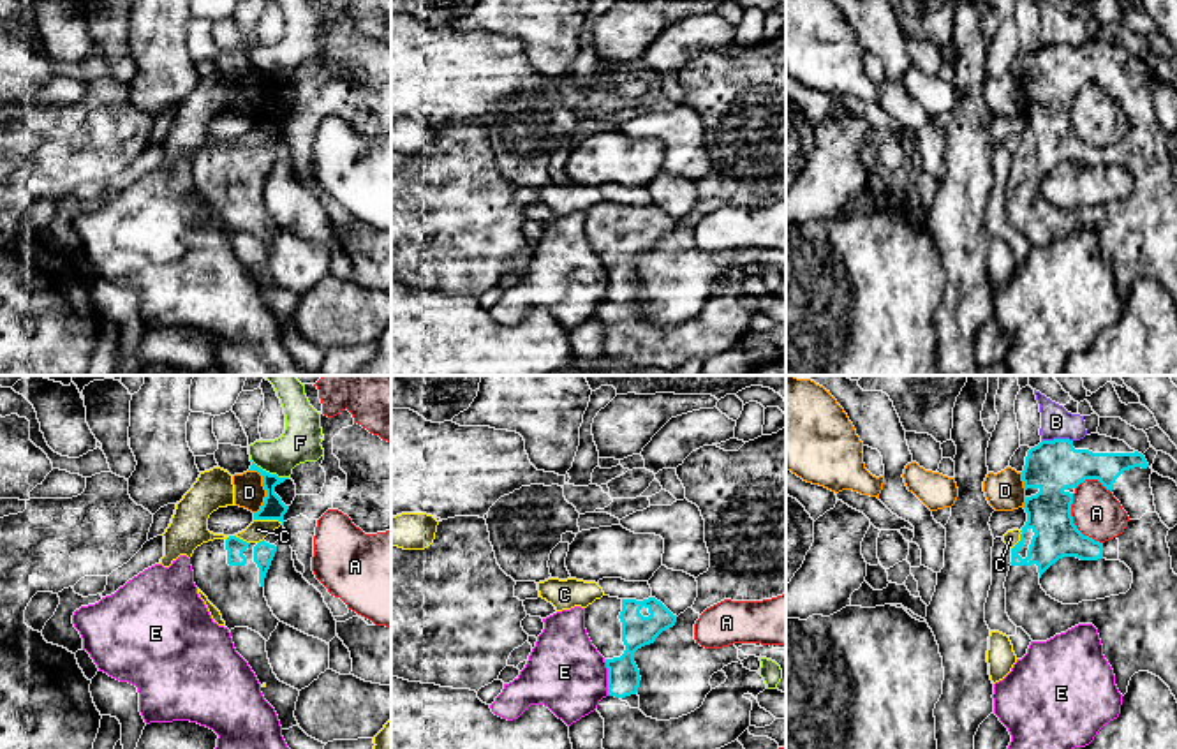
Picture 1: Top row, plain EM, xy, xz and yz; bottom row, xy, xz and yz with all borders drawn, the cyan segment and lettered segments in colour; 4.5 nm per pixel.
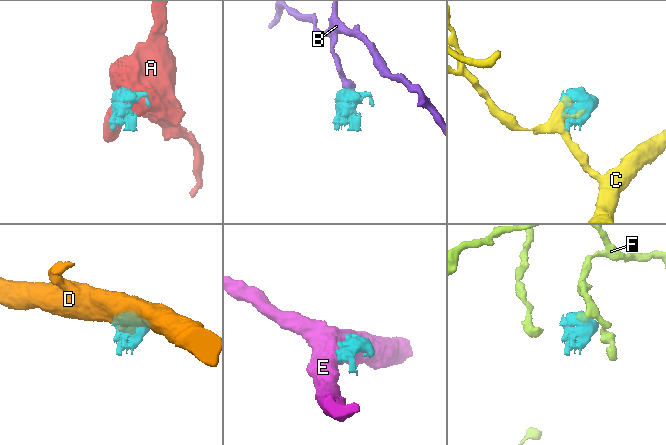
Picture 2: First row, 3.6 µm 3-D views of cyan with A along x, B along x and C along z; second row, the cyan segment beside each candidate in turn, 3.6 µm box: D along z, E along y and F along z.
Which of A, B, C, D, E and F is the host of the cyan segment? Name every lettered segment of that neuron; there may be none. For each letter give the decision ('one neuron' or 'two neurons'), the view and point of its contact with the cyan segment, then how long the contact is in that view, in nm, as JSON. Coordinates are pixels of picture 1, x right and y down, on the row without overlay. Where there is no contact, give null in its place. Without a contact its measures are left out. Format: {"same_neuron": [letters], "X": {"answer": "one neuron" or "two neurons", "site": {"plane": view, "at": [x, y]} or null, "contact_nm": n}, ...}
{"same_neuron": [], "A": {"answer": "two neurons", "site": {"plane": "yz", "at": [1073, 129]}, "contact_nm": 280}, "B": {"answer": "two neurons", "site": {"plane": "yz", "at": [1056, 44]}, "contact_nm": 140}, "C": {"answer": "two neurons", "site": {"plane": "xy", "at": [268, 124]}, "contact_nm": 140}, "D": {"answer": "two neurons", "site": {"plane": "xy", "at": [265, 94]}, "contact_nm": 220}, "E": {"answer": "two neurons", "site": {"plane": "xz", "at": [608, 282]}, "contact_nm": 170}, "F": {"answer": "two neurons", "site": {"plane": "xy", "at": [268, 78]}, "contact_nm": 200}}

